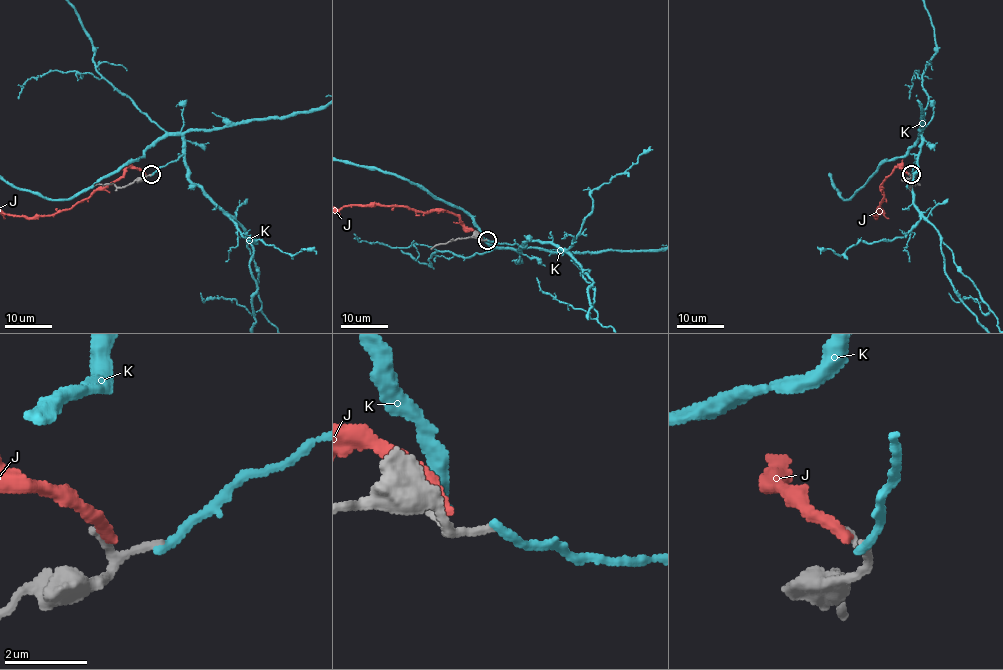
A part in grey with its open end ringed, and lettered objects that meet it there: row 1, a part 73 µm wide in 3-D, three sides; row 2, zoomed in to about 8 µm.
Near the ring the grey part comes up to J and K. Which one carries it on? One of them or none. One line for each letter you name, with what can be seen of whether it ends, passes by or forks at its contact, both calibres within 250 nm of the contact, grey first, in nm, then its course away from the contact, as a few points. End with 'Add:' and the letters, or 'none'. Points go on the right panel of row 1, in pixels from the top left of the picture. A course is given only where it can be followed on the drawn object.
Add: none

